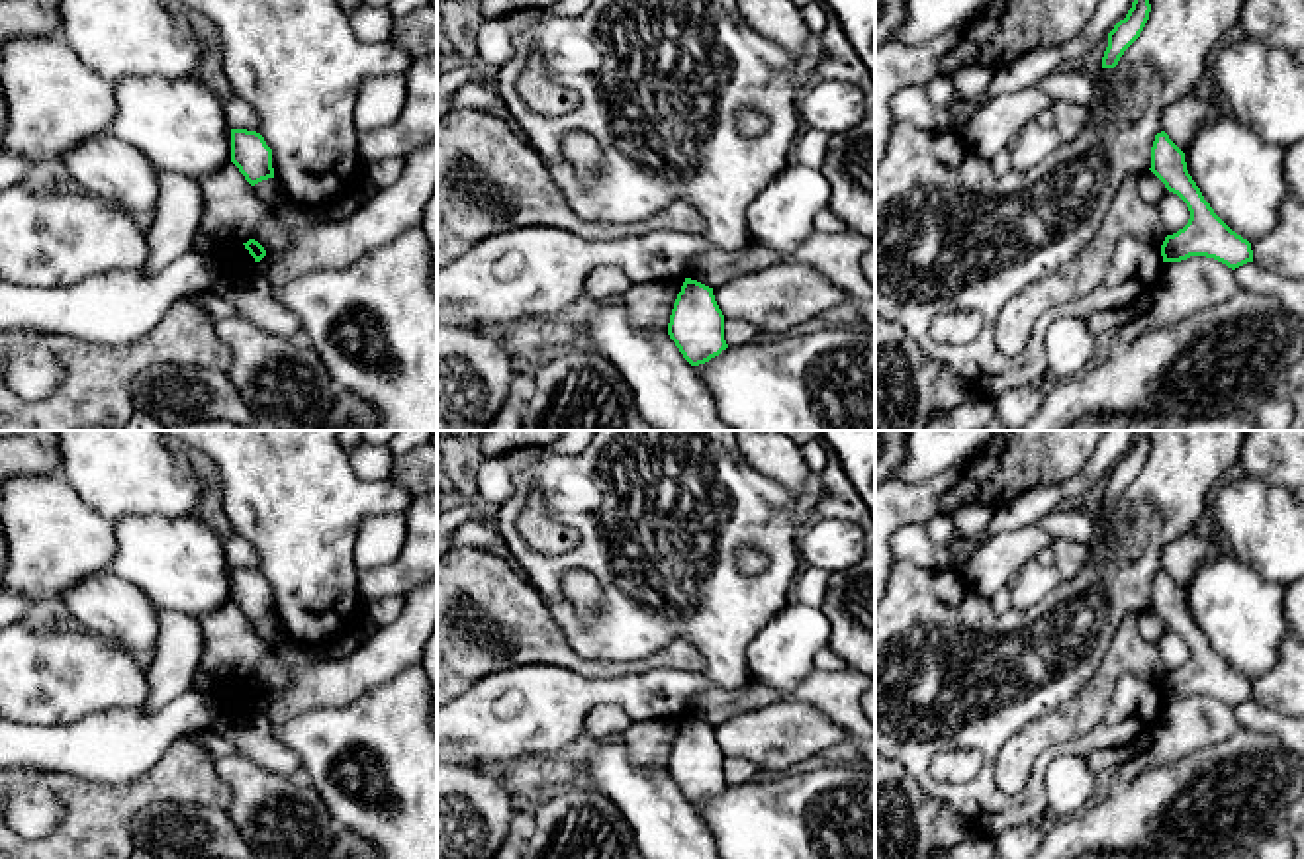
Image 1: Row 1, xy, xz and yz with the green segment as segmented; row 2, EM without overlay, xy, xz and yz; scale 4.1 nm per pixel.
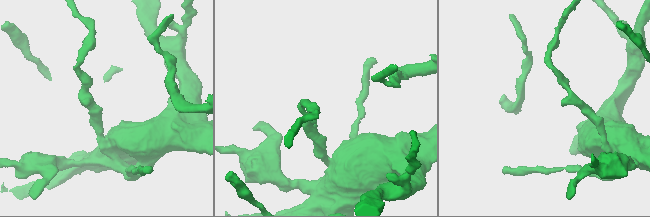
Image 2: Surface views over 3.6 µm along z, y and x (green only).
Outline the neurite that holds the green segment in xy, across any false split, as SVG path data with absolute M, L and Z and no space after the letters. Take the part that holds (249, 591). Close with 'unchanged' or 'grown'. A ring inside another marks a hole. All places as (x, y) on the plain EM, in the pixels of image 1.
M231 567L231 601L251 624L274 616L272 587L256 569Z | unchanged

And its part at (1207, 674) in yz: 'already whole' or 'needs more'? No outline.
already whole

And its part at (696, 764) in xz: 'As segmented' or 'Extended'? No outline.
As segmented

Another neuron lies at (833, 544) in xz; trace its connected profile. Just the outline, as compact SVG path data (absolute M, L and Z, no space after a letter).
M824 517L799 532L797 550L807 565L828 575L850 569L867 556L863 532L856 522Z

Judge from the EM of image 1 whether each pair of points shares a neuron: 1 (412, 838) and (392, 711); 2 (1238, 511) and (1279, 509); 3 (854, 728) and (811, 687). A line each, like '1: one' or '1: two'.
1: one
2: one
3: one

